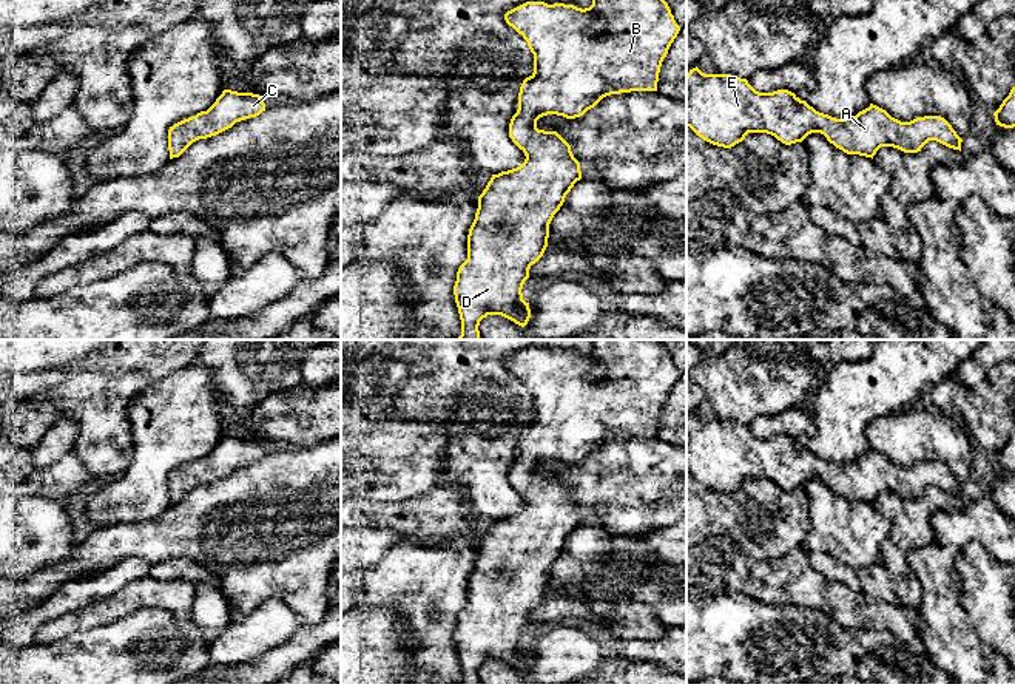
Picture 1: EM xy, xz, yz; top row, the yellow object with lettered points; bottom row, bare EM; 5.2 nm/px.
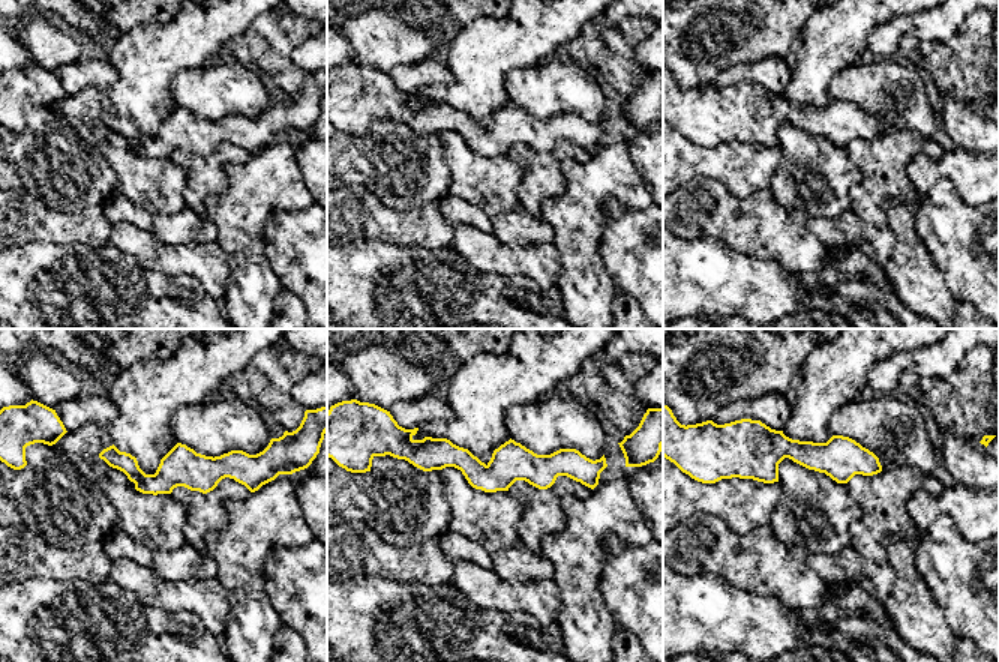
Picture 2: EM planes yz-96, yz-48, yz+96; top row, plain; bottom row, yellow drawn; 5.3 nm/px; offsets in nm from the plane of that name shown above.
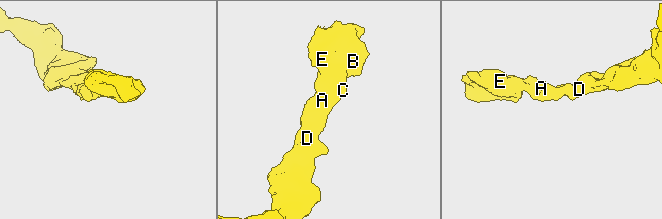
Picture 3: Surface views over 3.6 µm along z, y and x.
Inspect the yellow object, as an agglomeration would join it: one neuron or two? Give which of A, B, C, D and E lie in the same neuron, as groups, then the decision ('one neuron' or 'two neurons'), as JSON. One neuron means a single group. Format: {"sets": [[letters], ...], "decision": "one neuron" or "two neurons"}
{"sets": [["A", "B", "C", "D", "E"]], "decision": "one neuron"}

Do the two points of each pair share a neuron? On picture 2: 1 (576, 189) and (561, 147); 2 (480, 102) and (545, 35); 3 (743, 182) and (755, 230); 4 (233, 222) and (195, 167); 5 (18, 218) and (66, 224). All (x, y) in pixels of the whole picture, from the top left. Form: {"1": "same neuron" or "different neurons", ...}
{"1": "different neurons", "2": "same neuron", "3": "different neurons", "4": "different neurons", "5": "same neuron"}

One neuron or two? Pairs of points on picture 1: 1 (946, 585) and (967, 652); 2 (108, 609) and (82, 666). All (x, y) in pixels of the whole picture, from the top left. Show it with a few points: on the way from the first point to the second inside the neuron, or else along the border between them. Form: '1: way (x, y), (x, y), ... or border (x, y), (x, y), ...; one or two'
1: way (946, 602), (946, 630), (950, 635); one
2: border (134, 612), (114, 621), (74, 632), (67, 638); two

